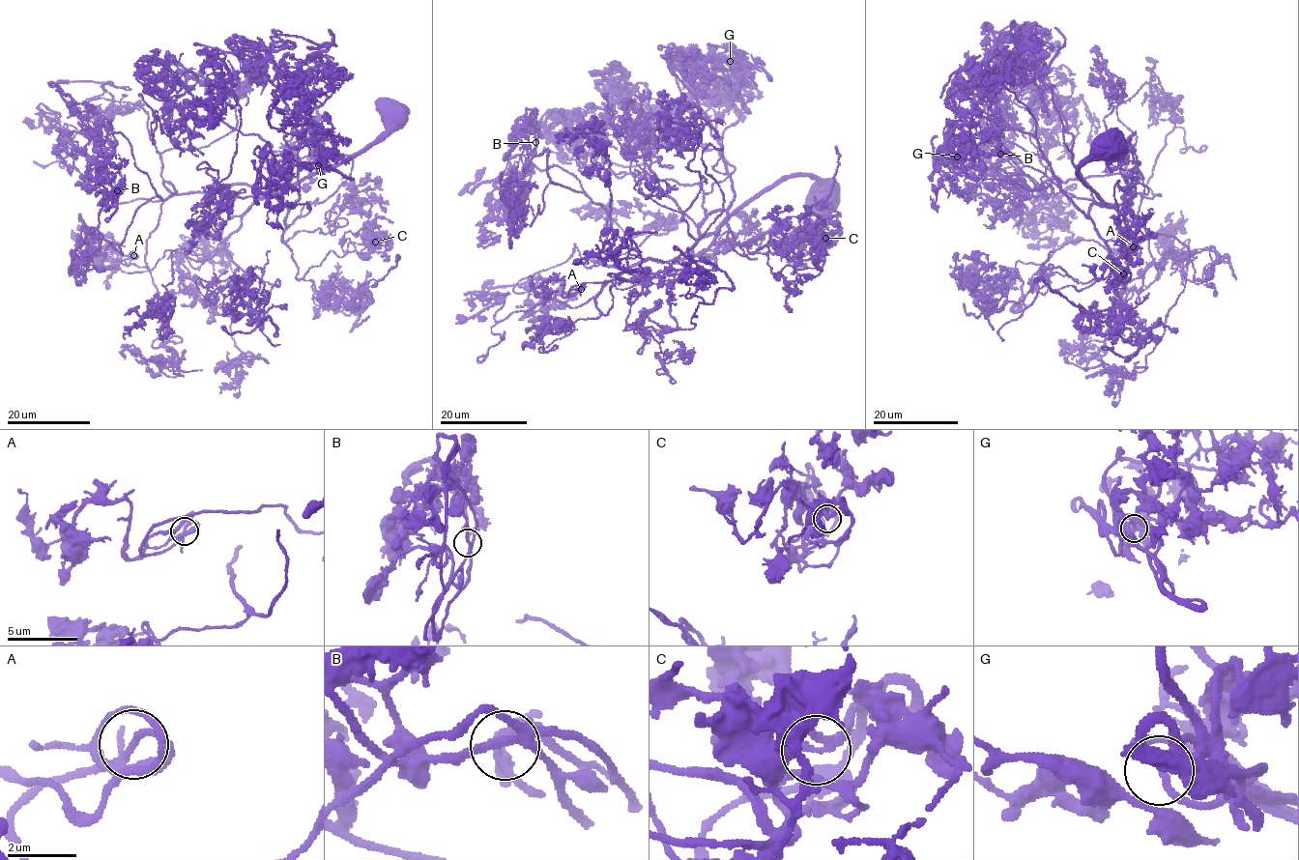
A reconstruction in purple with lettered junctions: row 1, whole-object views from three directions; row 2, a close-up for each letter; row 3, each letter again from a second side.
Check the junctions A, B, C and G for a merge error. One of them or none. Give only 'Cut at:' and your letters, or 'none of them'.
Cut at: none of them

